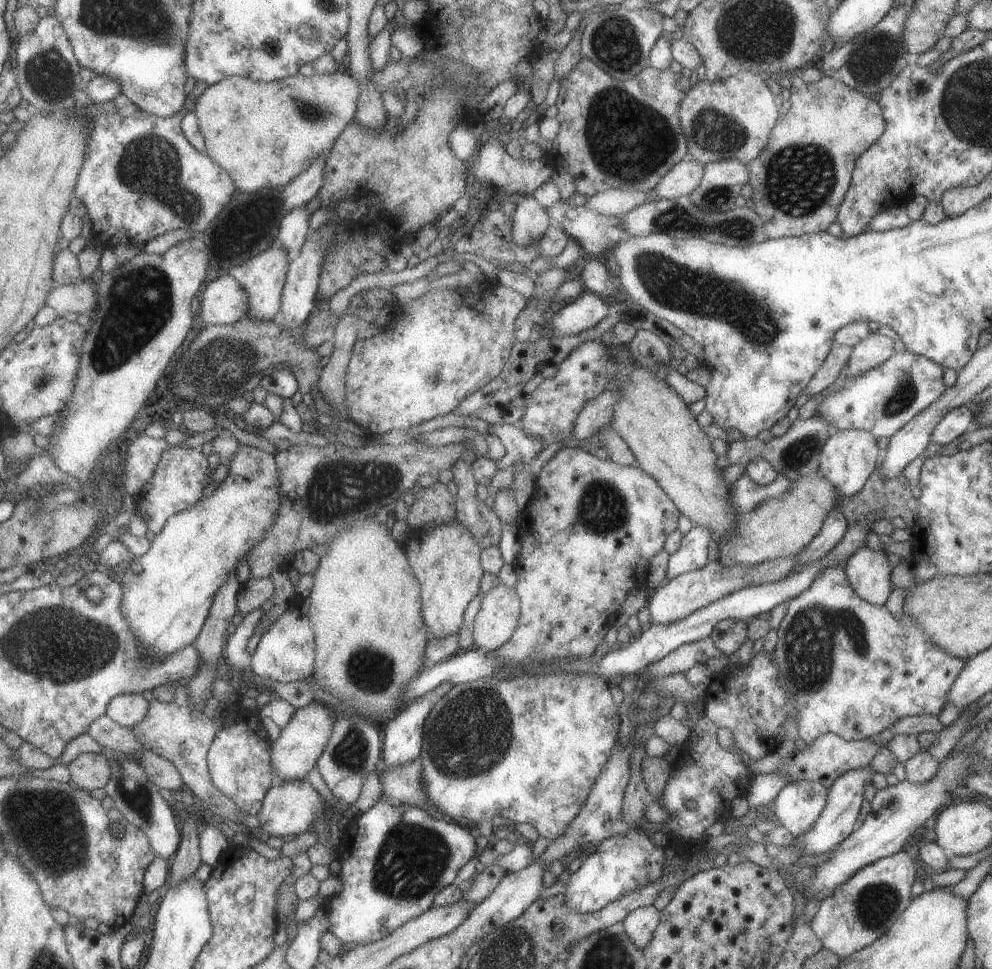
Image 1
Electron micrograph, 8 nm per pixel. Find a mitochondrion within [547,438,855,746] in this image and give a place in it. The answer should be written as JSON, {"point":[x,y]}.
{"point":[603,508]}

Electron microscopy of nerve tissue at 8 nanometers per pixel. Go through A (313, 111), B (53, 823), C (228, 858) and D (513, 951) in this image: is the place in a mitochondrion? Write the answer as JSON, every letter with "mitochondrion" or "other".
{"A":"mitochondrion","B":"mitochondrion","C":"other","D":"mitochondrion"}

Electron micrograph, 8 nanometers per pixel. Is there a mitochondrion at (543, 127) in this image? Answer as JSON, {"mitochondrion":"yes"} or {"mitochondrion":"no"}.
{"mitochondrion":"no"}

